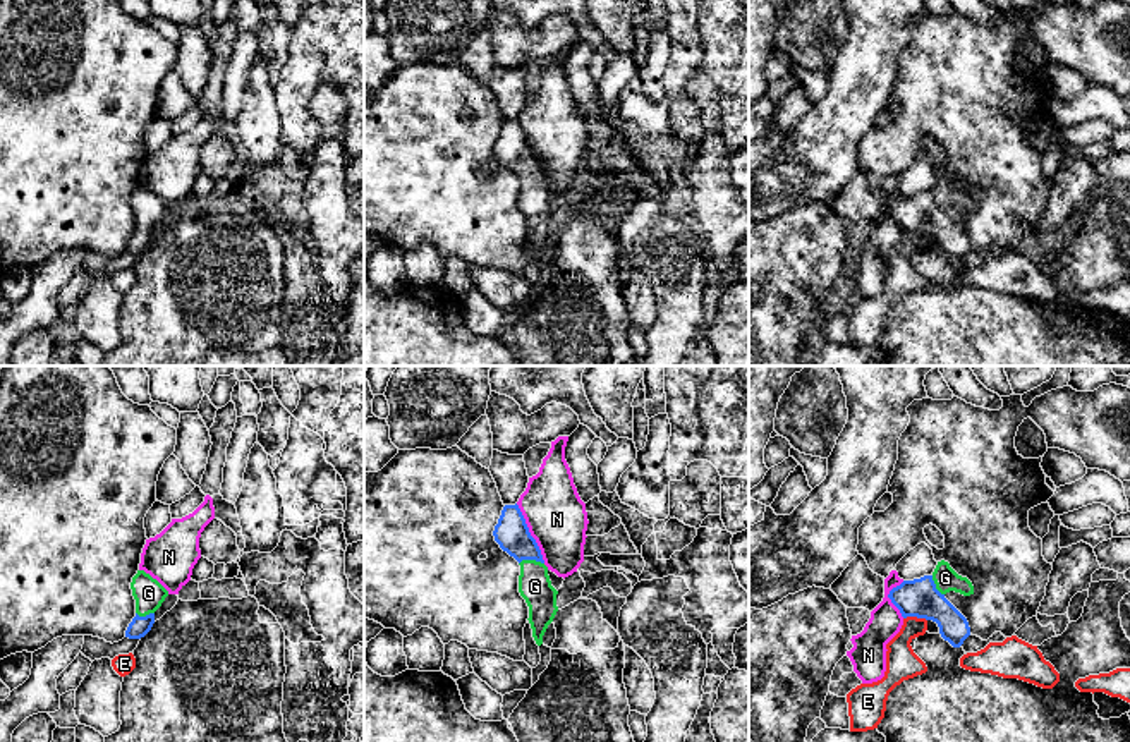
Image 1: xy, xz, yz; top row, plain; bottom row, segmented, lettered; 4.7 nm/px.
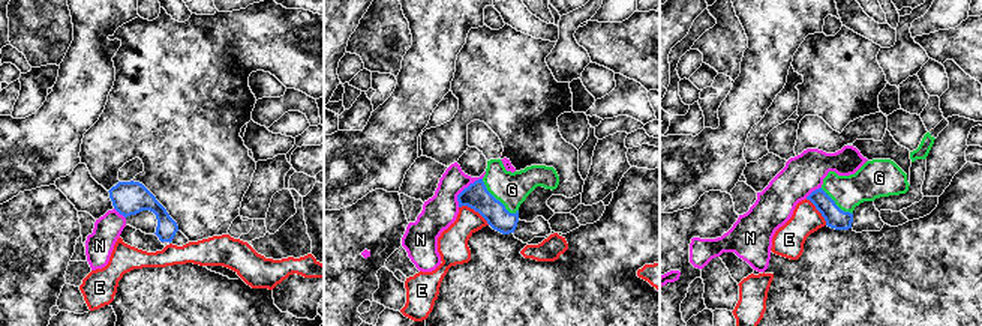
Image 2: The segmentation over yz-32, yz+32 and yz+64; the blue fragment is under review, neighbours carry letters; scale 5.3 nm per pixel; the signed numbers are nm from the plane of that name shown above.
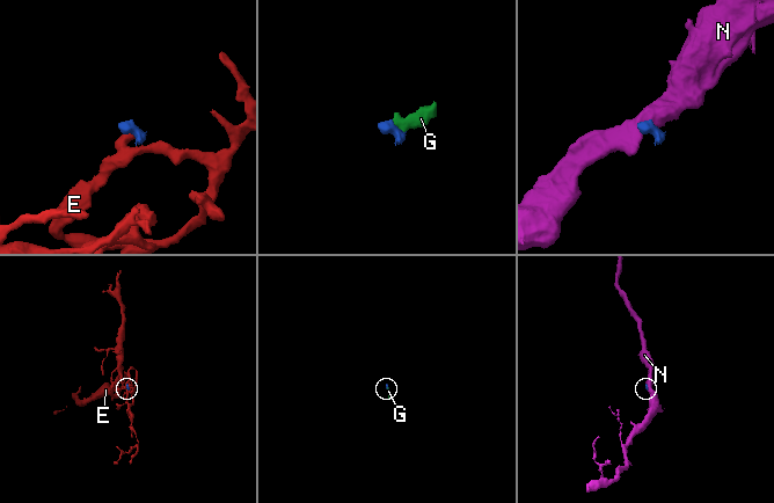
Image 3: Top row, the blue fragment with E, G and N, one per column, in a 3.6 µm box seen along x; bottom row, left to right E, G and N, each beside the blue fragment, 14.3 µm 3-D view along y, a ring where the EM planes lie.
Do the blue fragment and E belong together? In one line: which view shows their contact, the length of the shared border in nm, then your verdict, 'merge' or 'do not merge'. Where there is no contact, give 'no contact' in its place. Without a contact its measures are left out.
yz | 110 nm | do not merge

